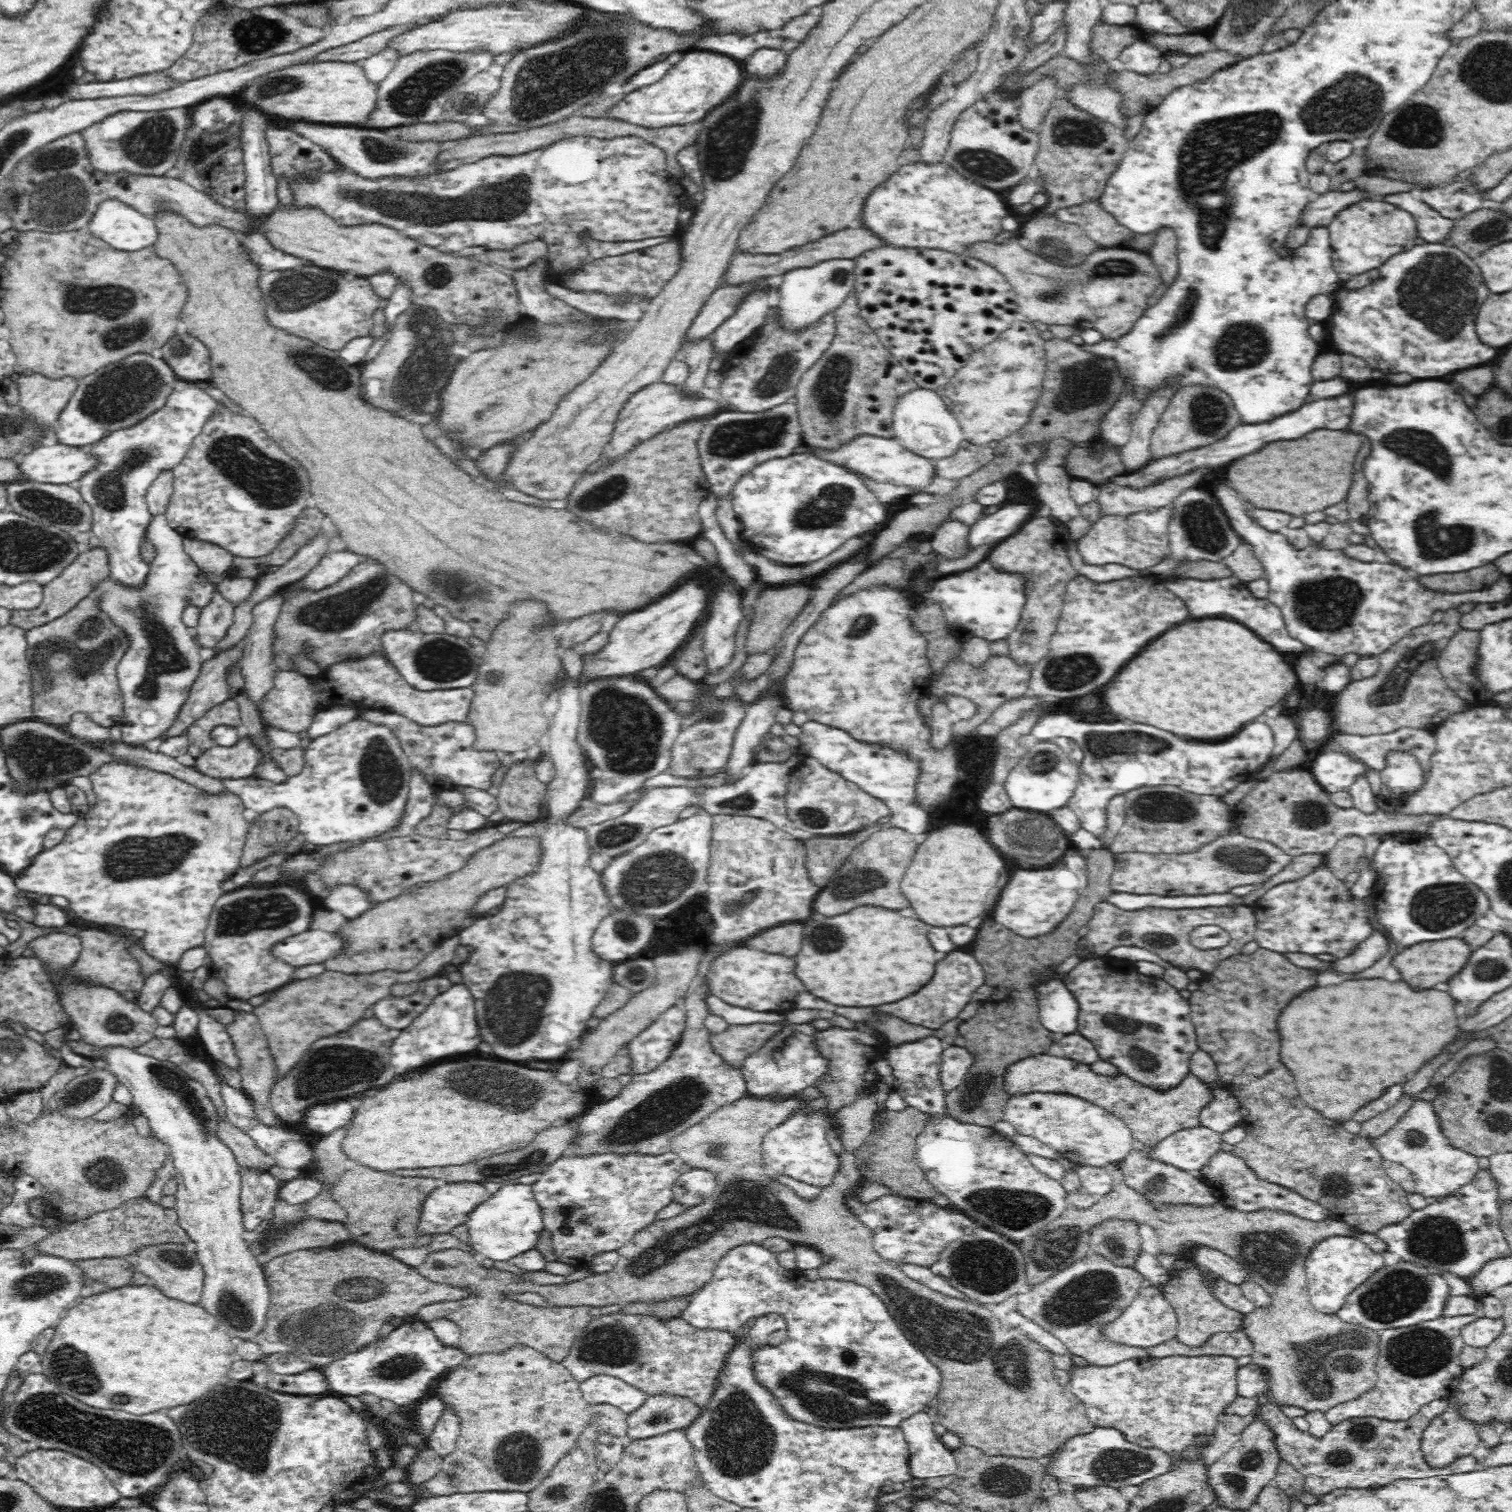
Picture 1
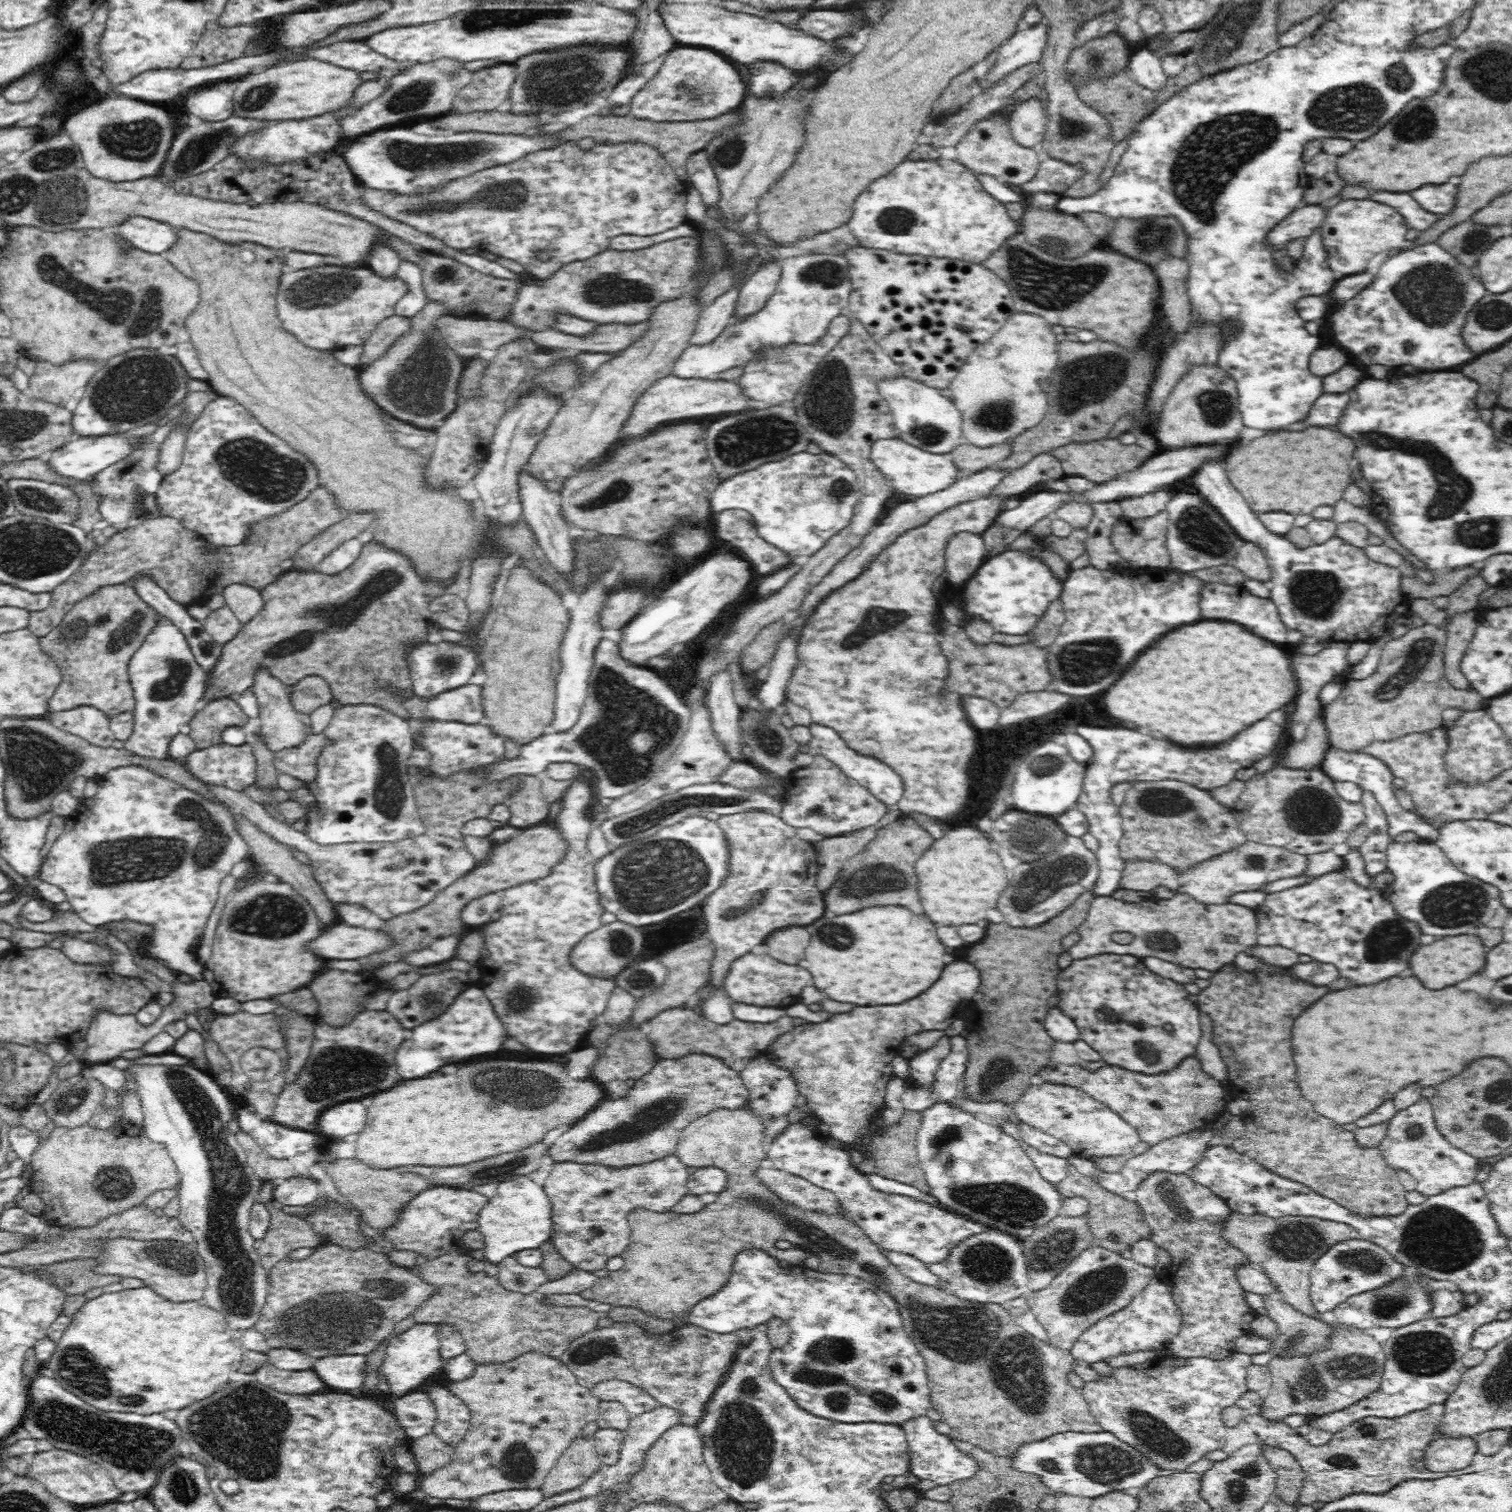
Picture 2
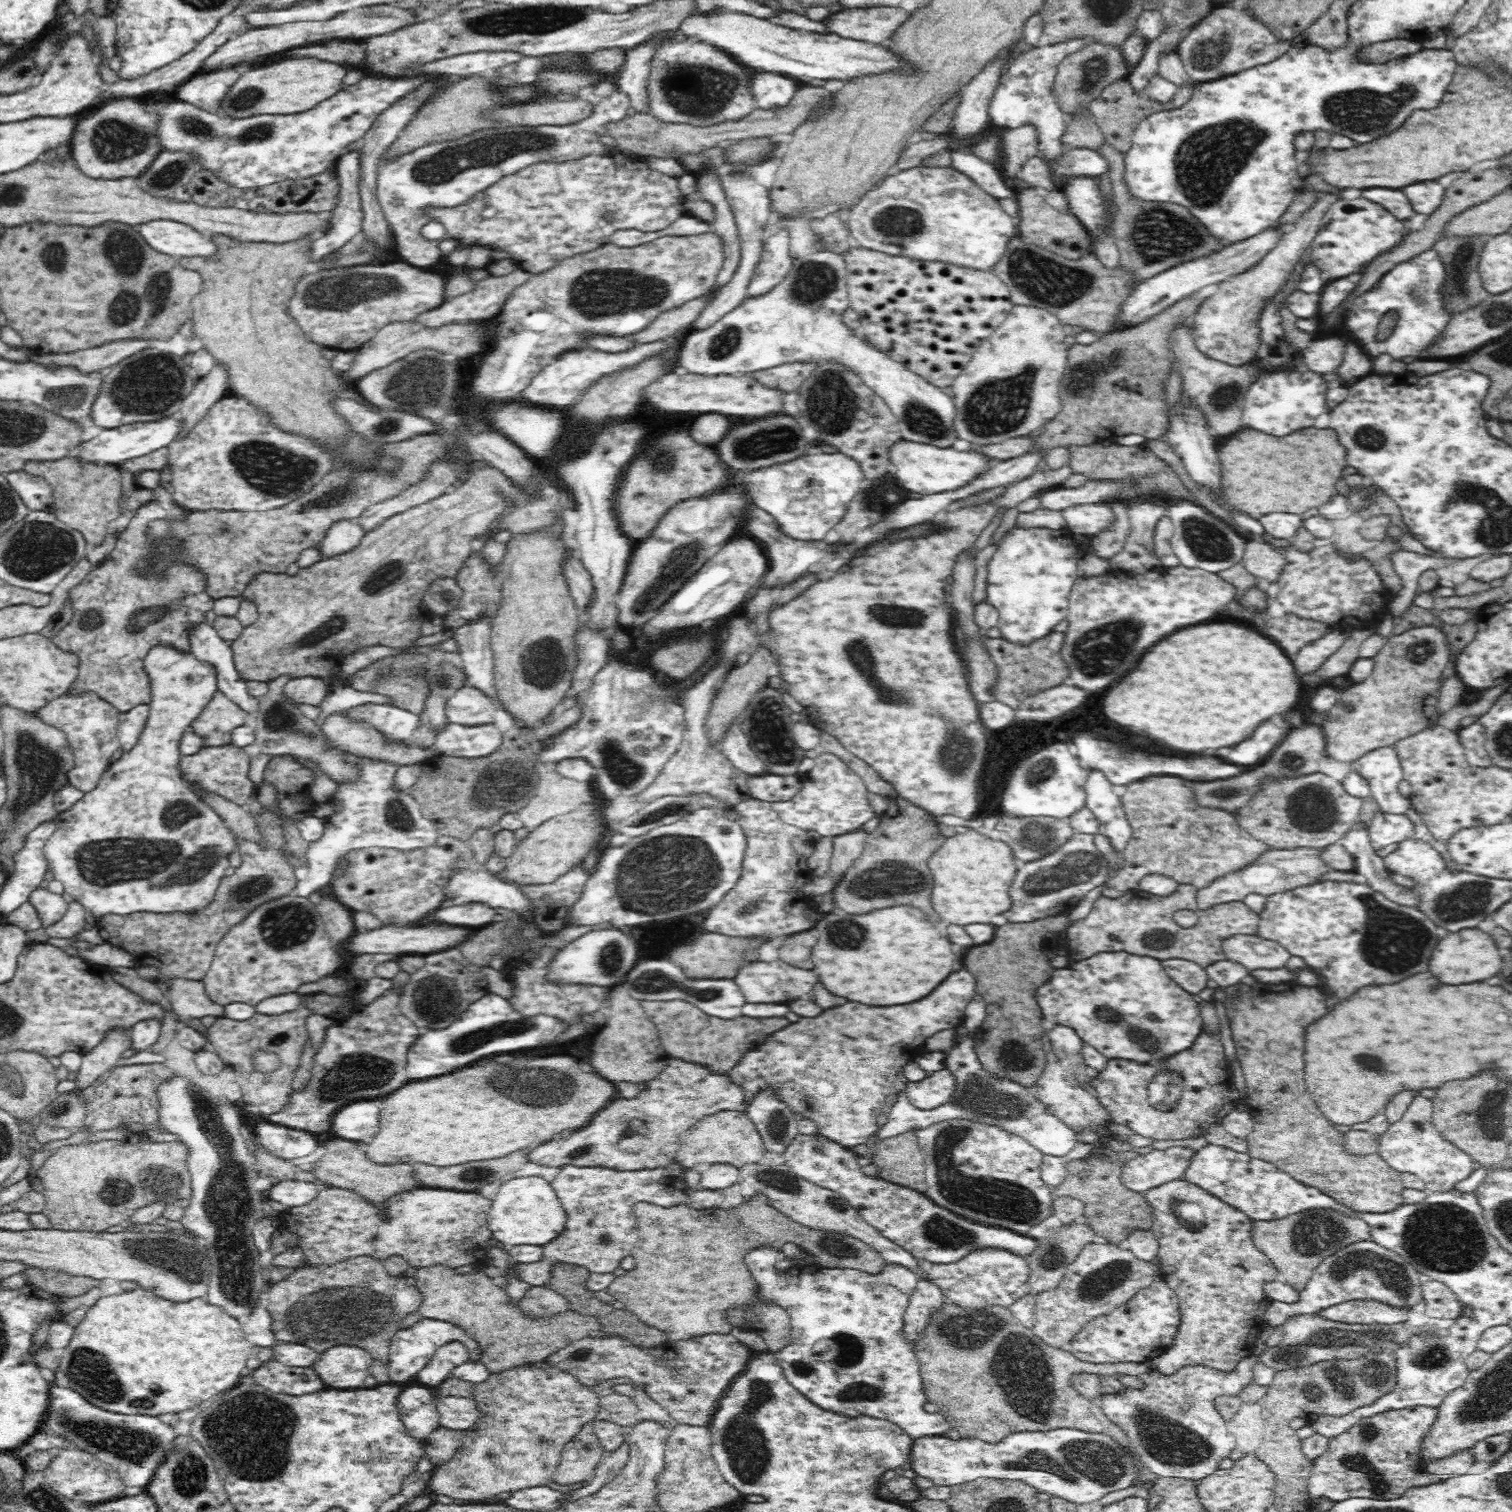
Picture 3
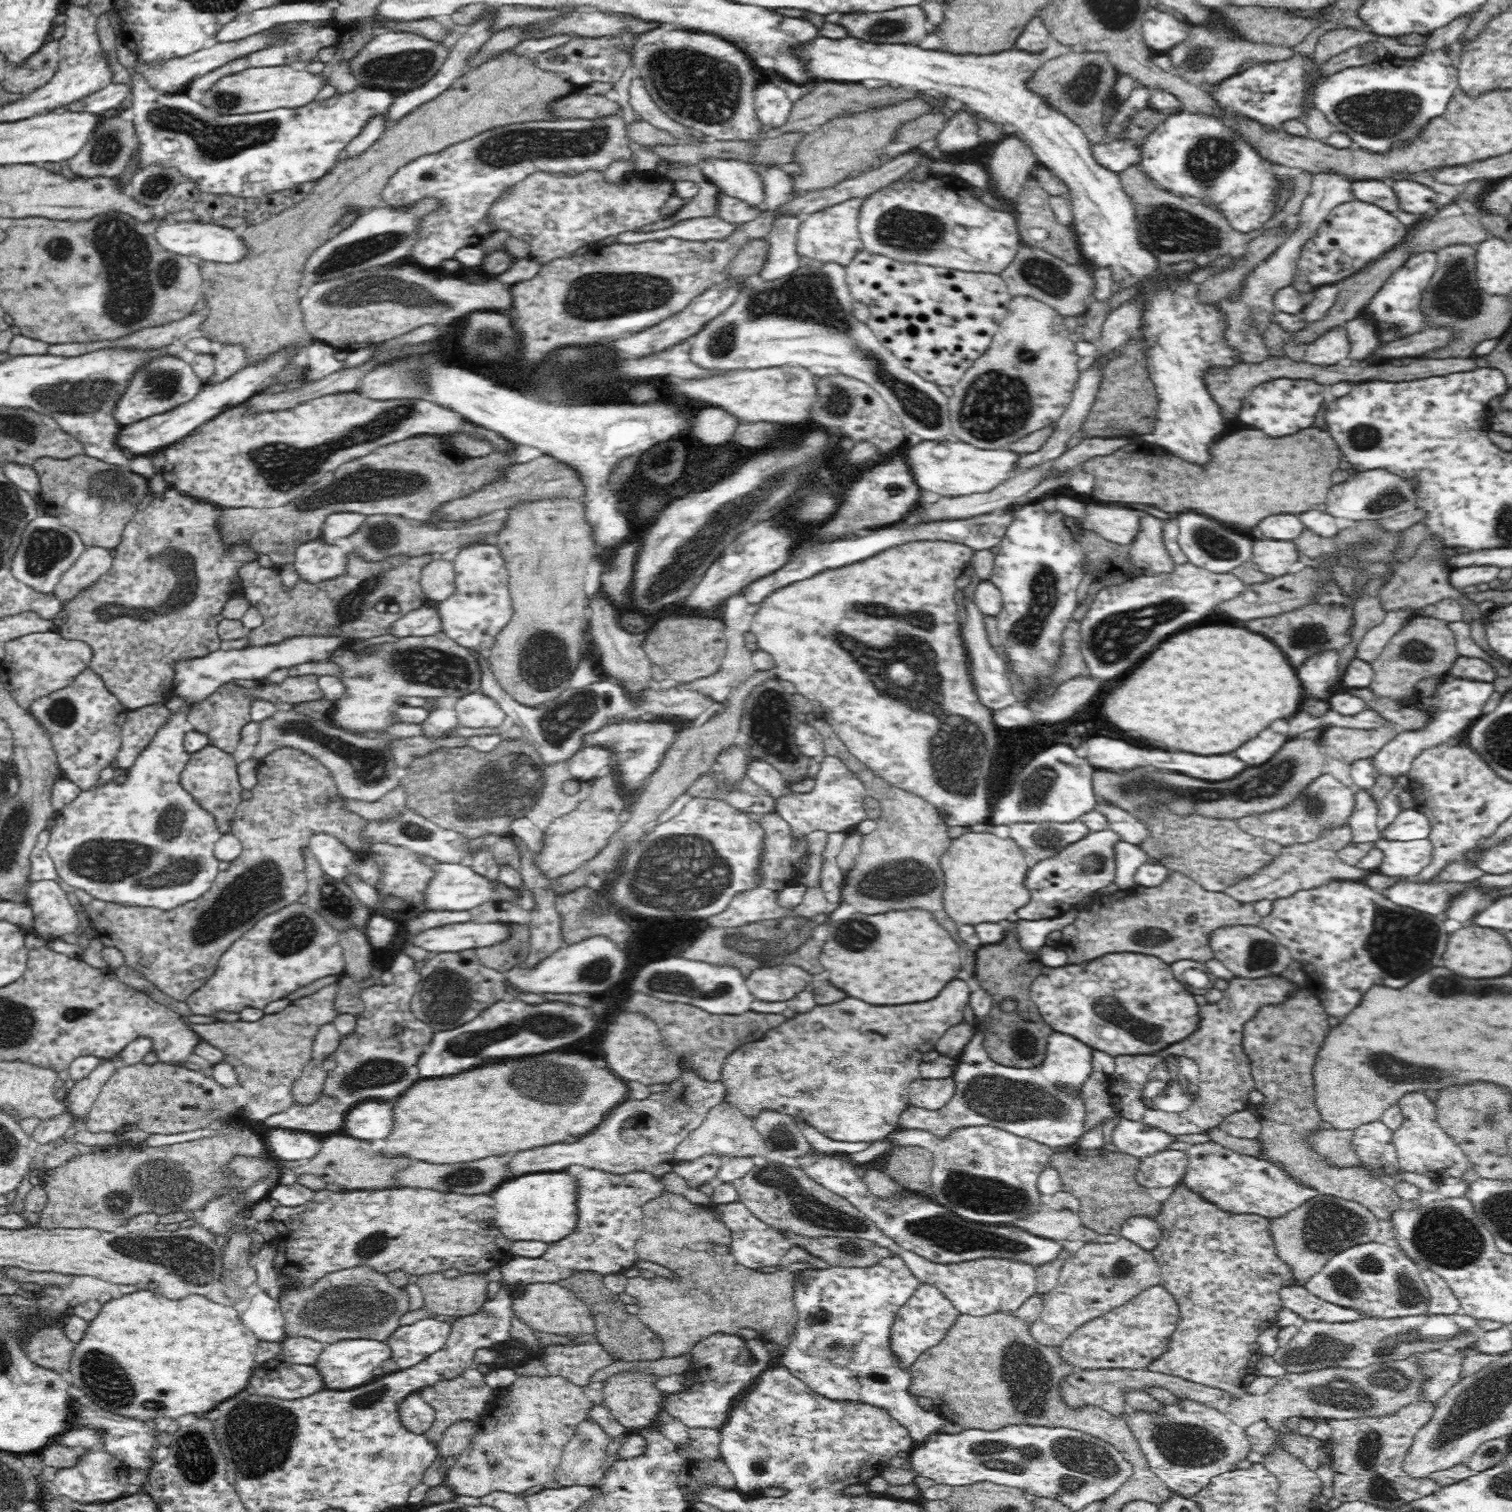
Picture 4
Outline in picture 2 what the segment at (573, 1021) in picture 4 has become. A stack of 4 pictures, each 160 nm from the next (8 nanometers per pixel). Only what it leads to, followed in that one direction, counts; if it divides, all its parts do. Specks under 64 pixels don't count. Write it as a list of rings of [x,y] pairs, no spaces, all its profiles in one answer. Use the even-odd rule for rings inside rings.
[[[477,985],[468,987],[457,994],[438,1016],[422,1021],[411,1029],[406,1040],[396,1048],[396,1070],[402,1078],[420,1078],[444,1064],[454,1064],[464,1058],[496,1052],[506,1039],[508,1034],[495,1018],[485,993]]]

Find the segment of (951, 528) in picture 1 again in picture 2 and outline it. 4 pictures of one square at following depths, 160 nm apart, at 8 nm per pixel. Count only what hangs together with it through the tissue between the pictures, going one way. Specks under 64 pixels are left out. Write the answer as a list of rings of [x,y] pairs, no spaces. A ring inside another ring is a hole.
[[[955,532],[947,538],[945,546],[947,579],[953,586],[964,586],[986,559],[983,538],[972,532]]]

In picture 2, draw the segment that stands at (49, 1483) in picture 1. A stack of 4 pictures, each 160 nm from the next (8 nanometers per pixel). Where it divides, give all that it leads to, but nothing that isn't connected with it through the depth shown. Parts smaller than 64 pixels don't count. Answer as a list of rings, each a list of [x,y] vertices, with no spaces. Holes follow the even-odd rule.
[[[51,1448],[46,1452],[37,1452],[29,1456],[26,1477],[43,1484],[43,1487],[55,1498],[74,1505],[76,1508],[92,1508],[105,1503],[116,1502],[123,1492],[112,1484],[106,1469],[83,1456],[67,1450]]]

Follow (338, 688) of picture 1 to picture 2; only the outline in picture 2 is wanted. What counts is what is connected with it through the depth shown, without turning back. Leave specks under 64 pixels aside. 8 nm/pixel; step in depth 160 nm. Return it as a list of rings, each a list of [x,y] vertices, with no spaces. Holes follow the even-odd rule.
[[[472,684],[440,692],[427,700],[417,696],[414,691],[384,686],[384,691],[398,699],[399,704],[413,719],[444,722],[461,722],[462,724],[480,723],[483,718],[481,707],[482,688]]]

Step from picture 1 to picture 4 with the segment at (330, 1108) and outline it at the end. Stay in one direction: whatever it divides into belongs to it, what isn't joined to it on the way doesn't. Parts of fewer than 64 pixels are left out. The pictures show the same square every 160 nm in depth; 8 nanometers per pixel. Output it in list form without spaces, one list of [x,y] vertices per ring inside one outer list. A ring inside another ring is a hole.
[[[362,1102],[344,1116],[340,1132],[358,1140],[386,1138],[390,1132],[390,1102]]]

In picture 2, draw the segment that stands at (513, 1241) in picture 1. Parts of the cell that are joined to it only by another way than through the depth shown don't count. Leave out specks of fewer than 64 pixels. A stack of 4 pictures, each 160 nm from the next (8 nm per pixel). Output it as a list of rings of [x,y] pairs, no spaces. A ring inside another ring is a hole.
[[[528,1176],[500,1182],[498,1194],[478,1212],[477,1230],[484,1236],[485,1259],[498,1264],[522,1250],[538,1249],[551,1238],[551,1204],[542,1187]]]

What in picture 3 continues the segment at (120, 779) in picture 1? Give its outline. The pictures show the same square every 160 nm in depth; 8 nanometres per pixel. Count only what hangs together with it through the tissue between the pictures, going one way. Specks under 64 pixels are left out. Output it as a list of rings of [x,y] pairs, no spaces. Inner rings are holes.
[[[158,643],[152,645],[148,652],[143,656],[141,670],[147,676],[148,689],[150,689],[150,701],[147,702],[147,717],[144,728],[138,737],[137,743],[124,752],[115,763],[110,764],[102,773],[101,779],[98,781],[96,788],[90,792],[86,792],[80,802],[74,804],[70,810],[59,813],[56,816],[56,831],[52,837],[43,846],[43,851],[48,862],[50,872],[53,879],[62,882],[66,894],[70,894],[72,898],[84,907],[85,919],[88,924],[97,926],[97,923],[104,916],[118,915],[126,916],[137,912],[152,912],[154,914],[171,914],[181,912],[181,914],[198,914],[214,900],[214,896],[221,880],[226,874],[226,870],[231,864],[228,860],[230,854],[234,854],[238,850],[236,836],[229,830],[229,826],[225,819],[218,815],[211,807],[211,804],[205,803],[201,797],[192,791],[186,782],[181,778],[180,769],[178,768],[181,754],[179,753],[180,737],[186,732],[186,728],[196,719],[208,702],[212,701],[214,694],[218,690],[216,685],[215,670],[205,662],[198,660],[190,651],[183,651],[170,644]]]

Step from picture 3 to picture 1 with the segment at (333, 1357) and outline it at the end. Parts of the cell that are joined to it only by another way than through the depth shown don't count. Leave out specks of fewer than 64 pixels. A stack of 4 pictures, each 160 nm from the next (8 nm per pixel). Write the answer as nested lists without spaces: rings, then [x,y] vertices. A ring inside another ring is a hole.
[[[412,1316],[397,1328],[393,1328],[388,1336],[376,1337],[359,1347],[356,1352],[328,1364],[322,1372],[334,1394],[374,1394],[380,1400],[389,1400],[391,1404],[395,1404],[392,1405],[392,1409],[404,1418],[411,1419],[416,1404],[425,1400],[430,1384],[434,1384],[438,1378],[443,1378],[466,1357],[467,1354],[459,1347],[448,1345],[438,1339],[422,1318]]]

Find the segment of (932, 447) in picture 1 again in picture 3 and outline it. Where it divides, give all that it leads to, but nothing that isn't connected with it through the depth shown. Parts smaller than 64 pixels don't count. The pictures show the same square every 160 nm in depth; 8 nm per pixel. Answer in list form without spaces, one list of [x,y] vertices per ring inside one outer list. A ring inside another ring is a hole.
[[[818,250],[803,256],[793,256],[789,273],[764,295],[746,298],[742,306],[728,312],[722,320],[706,330],[696,330],[686,336],[676,354],[676,364],[681,372],[690,375],[718,376],[734,375],[734,372],[754,372],[774,368],[786,361],[840,361],[862,377],[865,385],[872,389],[894,413],[899,424],[901,438],[910,442],[930,444],[936,448],[950,448],[956,442],[954,418],[956,405],[953,398],[940,388],[926,382],[921,376],[910,372],[899,362],[886,357],[865,337],[847,330],[841,321],[842,313],[849,308],[847,291],[847,268],[843,255],[830,250]]]

